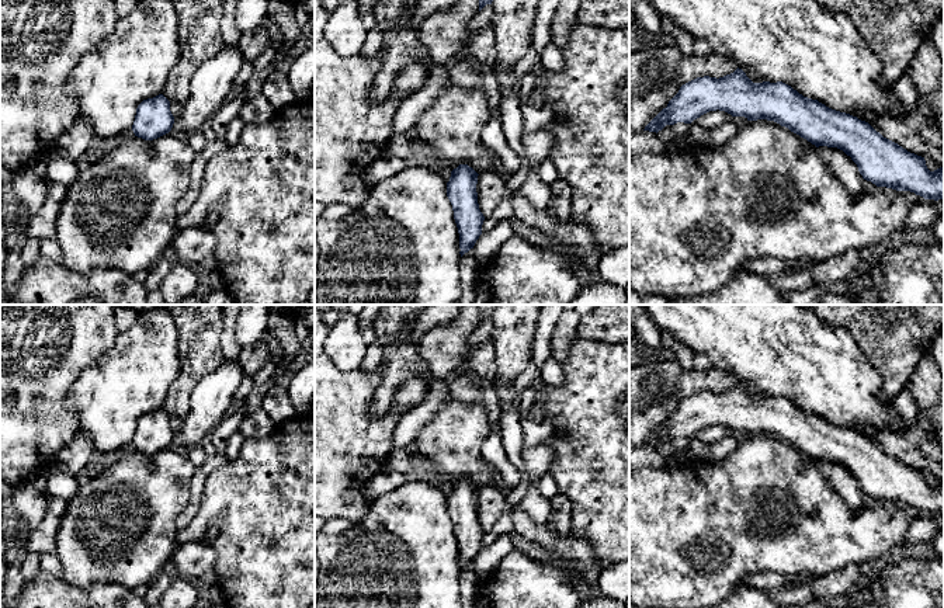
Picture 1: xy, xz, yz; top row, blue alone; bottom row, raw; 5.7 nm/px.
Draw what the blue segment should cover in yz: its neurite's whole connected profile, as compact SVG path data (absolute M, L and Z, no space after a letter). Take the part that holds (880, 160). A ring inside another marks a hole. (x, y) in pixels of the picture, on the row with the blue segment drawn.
M739 67L719 79L704 76L683 84L643 131L657 133L666 125L691 124L716 110L747 121L774 121L816 147L837 147L877 187L944 199L943 167L930 171L924 157L884 138L868 122L804 97L782 81L753 83Z

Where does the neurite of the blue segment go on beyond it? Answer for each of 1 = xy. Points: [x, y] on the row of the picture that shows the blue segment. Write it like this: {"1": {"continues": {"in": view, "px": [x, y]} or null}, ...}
{"1": {"continues": null}}

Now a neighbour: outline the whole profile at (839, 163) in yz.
M819 146L818 153L825 166L837 177L850 194L861 197L865 192L864 178L850 156L837 147L827 146Z

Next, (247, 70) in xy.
M243 59L243 65L240 67L240 72L236 76L235 83L233 83L232 94L242 93L244 84L254 76L256 76L256 70L254 70L253 62Z

